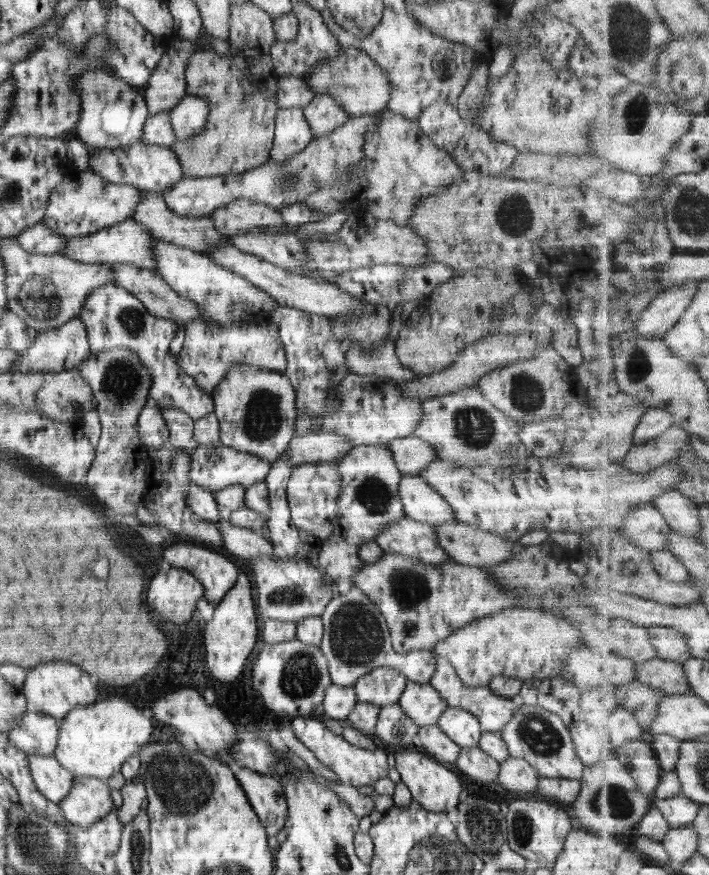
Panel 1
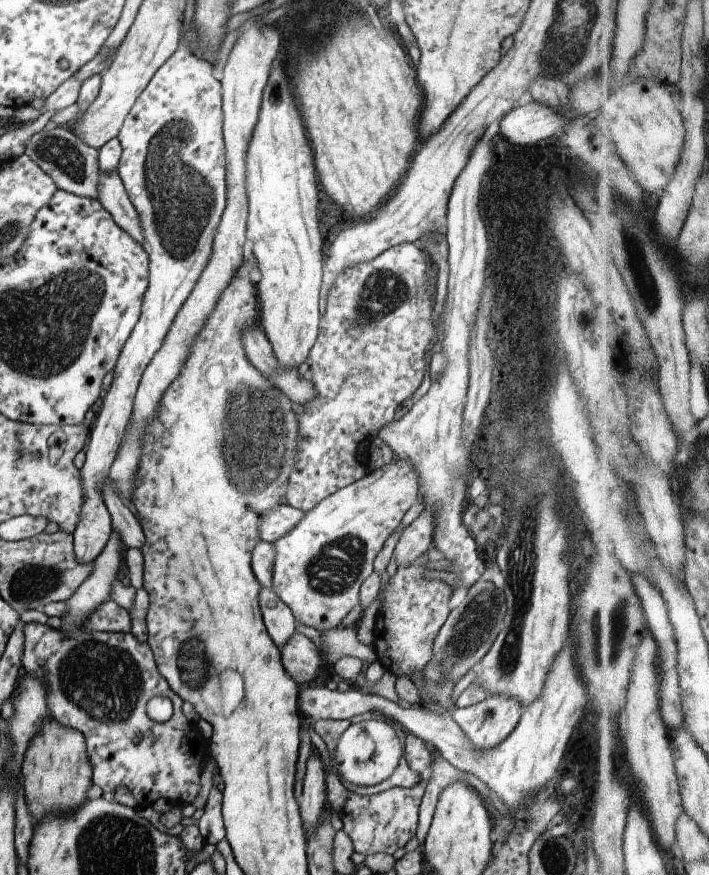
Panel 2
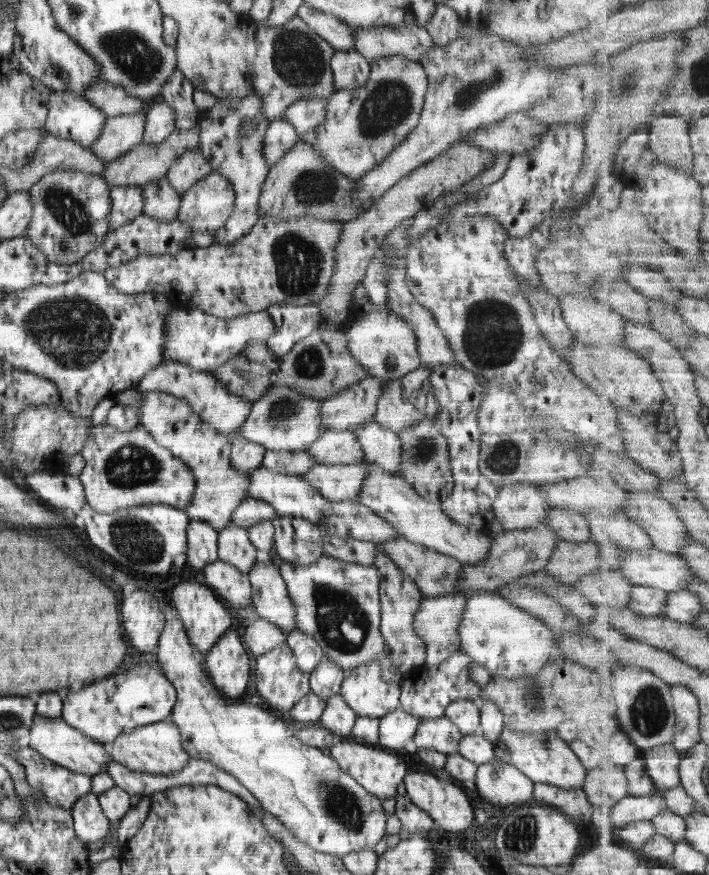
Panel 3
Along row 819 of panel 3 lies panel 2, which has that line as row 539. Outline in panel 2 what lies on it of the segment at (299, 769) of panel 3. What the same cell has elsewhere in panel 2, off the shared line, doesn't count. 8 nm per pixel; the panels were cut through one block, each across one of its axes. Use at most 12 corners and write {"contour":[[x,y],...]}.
{"contour":[[392,460],[276,540],[273,591],[320,633],[359,605],[420,496]]}

